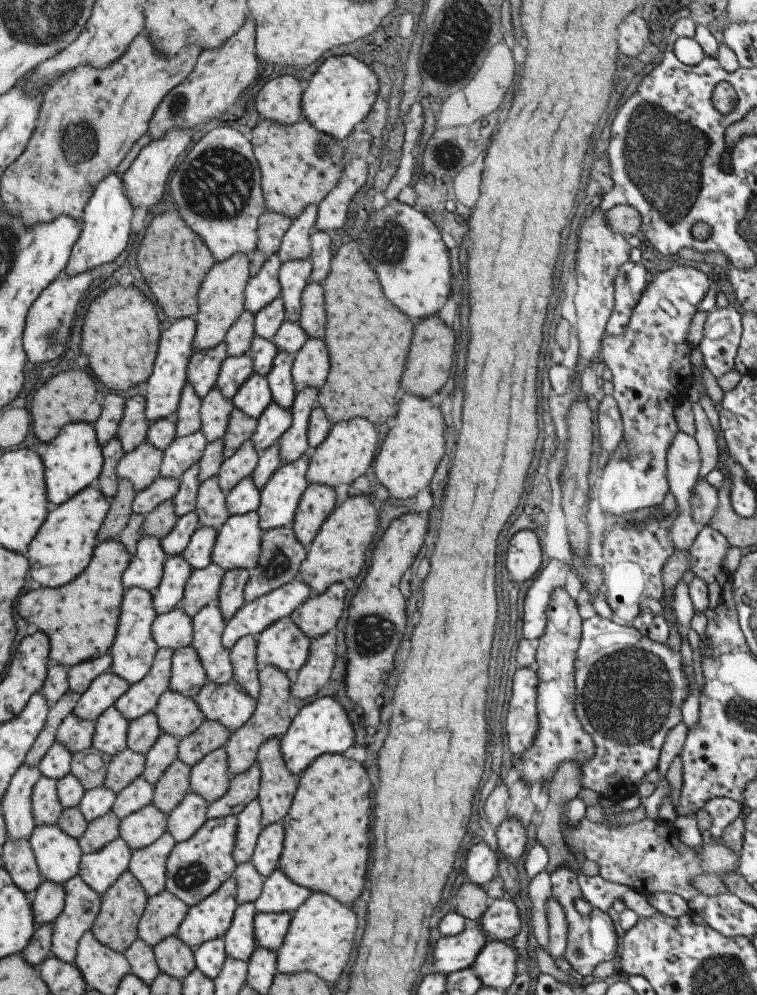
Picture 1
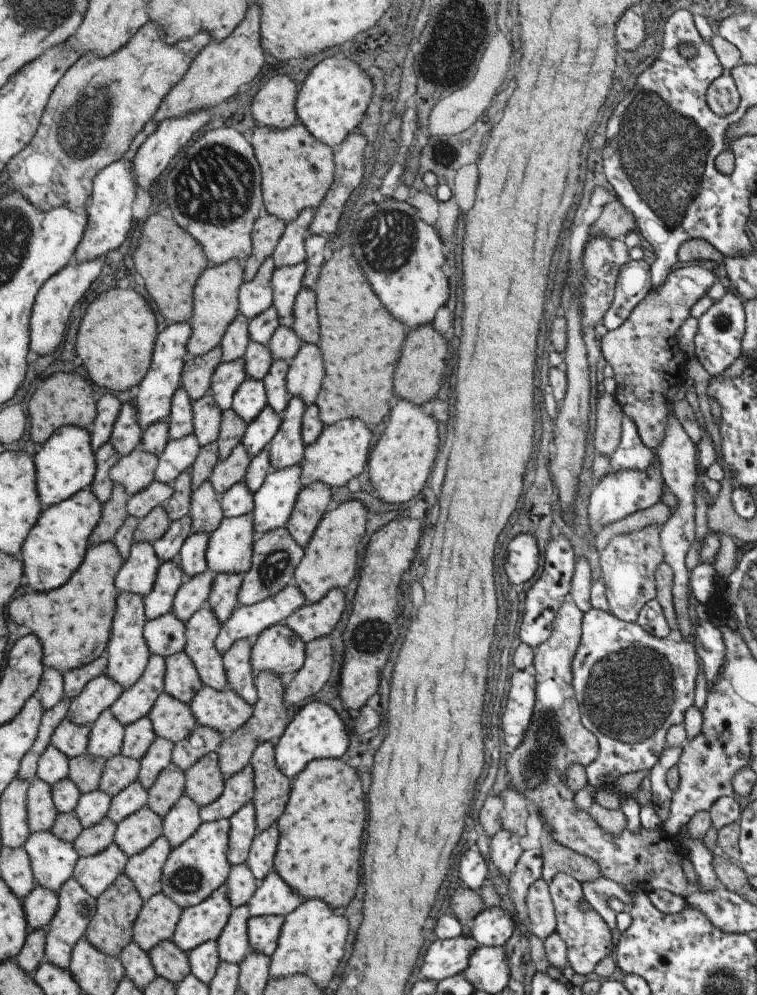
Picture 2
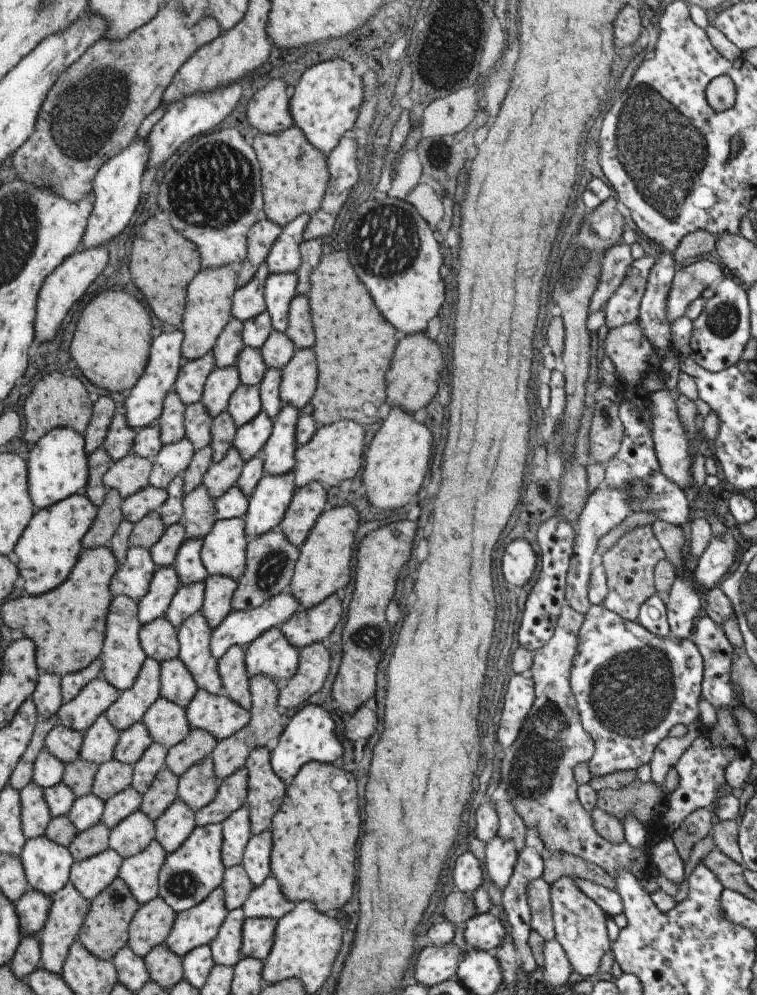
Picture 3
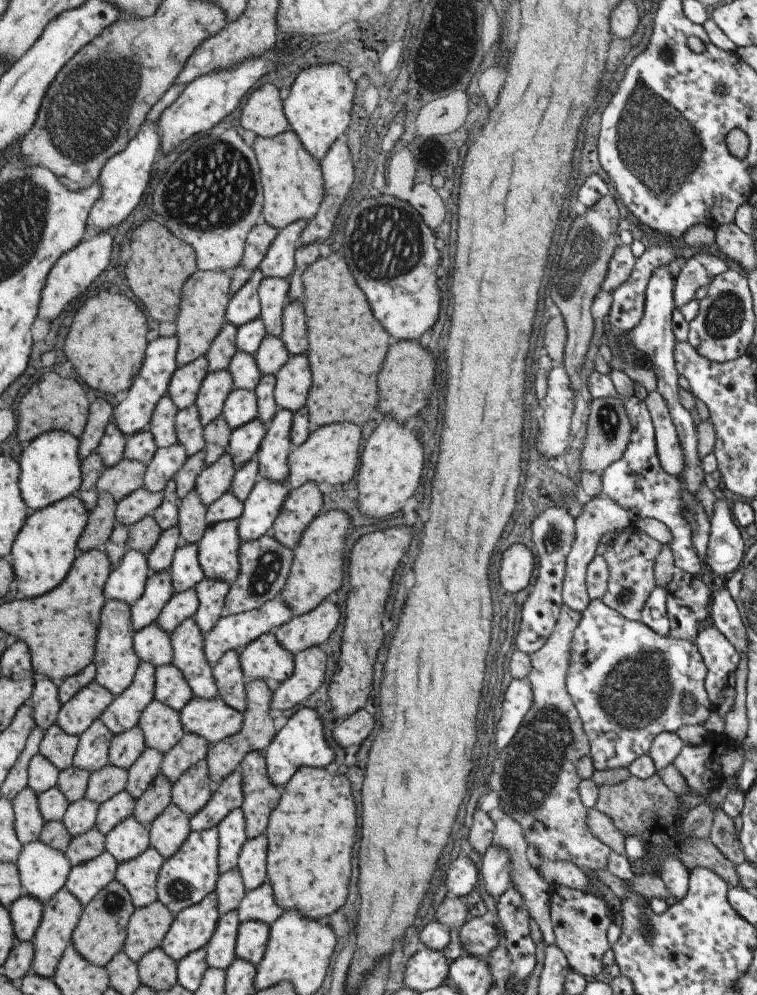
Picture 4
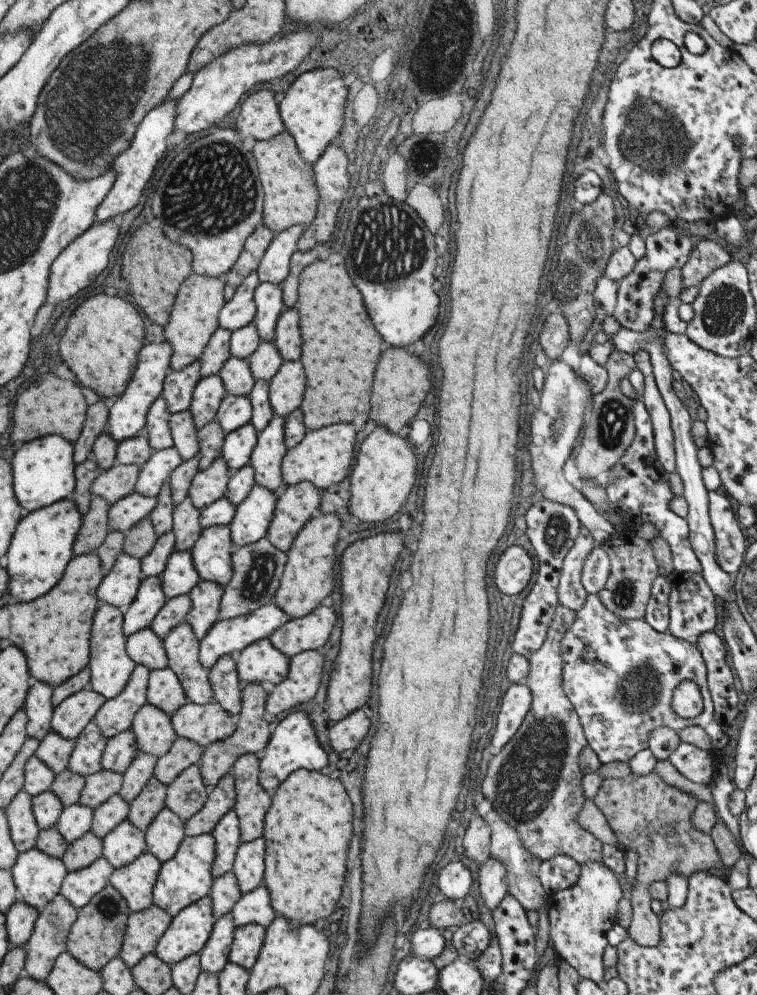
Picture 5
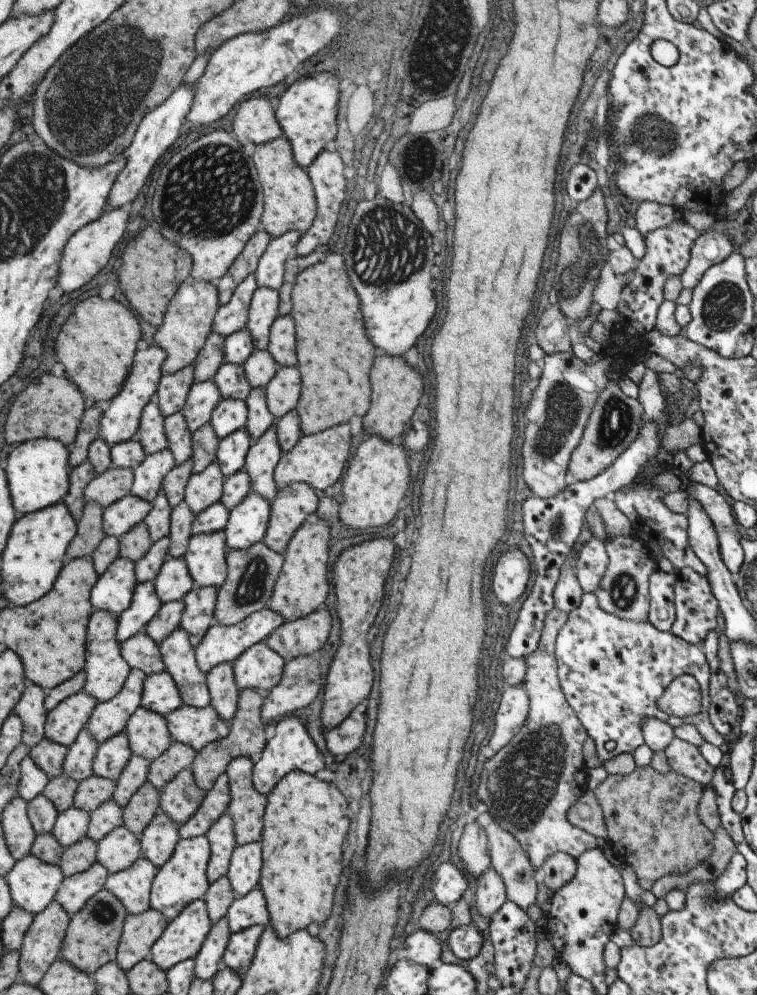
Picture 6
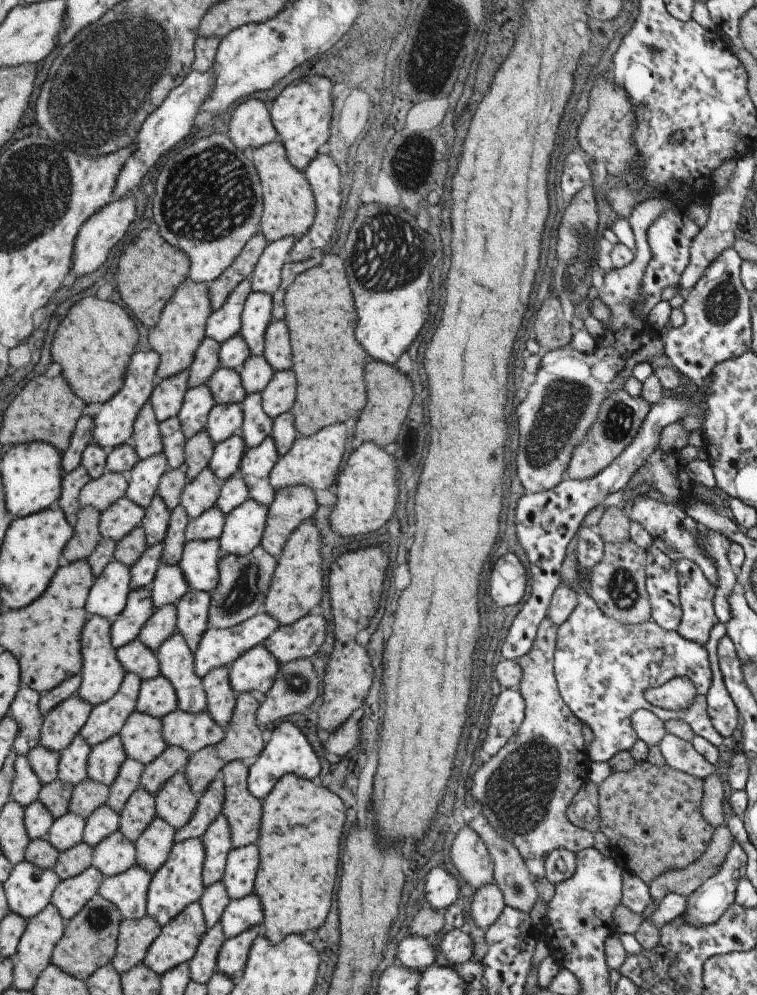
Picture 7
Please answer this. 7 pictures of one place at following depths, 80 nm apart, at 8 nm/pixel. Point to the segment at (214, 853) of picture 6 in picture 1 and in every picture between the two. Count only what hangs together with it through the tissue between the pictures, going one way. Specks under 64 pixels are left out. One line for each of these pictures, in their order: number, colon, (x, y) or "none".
1: (248, 826)
2: (242, 827)
3: (235, 829)
4: (231, 835)
5: (226, 834)

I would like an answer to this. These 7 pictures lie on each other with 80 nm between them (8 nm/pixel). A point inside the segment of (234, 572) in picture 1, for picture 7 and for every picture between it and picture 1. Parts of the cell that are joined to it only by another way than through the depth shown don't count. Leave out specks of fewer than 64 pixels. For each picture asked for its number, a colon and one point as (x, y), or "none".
2: (222, 598)
3: (217, 595)
4: (211, 592)
5: (205, 596)
6: (196, 617)
7: (191, 609)

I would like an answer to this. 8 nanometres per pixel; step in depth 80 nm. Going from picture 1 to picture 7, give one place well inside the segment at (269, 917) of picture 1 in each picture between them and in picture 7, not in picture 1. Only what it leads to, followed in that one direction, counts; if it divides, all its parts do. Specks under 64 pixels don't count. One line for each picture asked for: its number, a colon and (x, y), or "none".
2: (262, 932)
3: (257, 933)
4: (250, 942)
5: (247, 939)
6: (239, 949)
7: (232, 955)

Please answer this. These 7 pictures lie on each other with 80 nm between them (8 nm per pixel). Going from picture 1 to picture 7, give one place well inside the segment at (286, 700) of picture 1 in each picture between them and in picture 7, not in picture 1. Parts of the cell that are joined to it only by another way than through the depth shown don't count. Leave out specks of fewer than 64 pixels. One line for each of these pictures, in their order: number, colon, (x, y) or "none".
2: (269, 716)
3: (264, 726)
4: (257, 731)
5: (251, 734)
6: (246, 737)
7: (242, 739)

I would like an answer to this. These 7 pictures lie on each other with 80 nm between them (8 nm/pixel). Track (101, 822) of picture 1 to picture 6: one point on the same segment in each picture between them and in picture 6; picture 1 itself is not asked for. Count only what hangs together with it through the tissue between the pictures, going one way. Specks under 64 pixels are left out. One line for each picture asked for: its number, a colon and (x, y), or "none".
2: (95, 838)
3: (91, 841)
4: (89, 844)
5: (80, 853)
6: (76, 858)

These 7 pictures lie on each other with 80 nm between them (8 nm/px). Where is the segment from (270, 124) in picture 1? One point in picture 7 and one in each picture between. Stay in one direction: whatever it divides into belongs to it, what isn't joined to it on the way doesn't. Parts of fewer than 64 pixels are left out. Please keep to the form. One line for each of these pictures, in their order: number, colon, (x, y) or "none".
2: (296, 170)
3: (293, 175)
4: (291, 179)
5: (290, 198)
6: (288, 203)
7: (288, 208)

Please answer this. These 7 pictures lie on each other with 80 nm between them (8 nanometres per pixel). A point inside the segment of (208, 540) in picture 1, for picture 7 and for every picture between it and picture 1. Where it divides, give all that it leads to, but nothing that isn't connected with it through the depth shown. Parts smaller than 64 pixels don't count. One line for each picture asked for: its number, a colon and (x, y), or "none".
2: (190, 558)
3: (187, 563)
4: (185, 572)
5: (179, 576)
6: (172, 582)
7: (167, 586)

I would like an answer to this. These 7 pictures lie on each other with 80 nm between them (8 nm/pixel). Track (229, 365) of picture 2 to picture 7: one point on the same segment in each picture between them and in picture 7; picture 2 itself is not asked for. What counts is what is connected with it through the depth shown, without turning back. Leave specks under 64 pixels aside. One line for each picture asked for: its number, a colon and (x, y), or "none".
3: (220, 382)
4: (214, 388)
5: (207, 394)
6: (202, 397)
7: (197, 401)

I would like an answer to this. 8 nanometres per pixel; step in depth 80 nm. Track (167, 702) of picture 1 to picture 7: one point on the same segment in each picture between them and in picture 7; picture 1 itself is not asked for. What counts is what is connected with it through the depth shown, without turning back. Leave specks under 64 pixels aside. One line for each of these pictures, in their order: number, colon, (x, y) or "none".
2: (171, 719)
3: (166, 722)
4: (160, 725)
5: (151, 727)
6: (146, 732)
7: (140, 736)

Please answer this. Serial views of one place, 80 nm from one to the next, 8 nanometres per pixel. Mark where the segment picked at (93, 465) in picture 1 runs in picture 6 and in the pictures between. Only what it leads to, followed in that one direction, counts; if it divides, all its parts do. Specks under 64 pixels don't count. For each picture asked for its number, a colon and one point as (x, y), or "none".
2: (65, 464)
3: (57, 464)
4: (49, 465)
5: (43, 468)
6: (37, 470)

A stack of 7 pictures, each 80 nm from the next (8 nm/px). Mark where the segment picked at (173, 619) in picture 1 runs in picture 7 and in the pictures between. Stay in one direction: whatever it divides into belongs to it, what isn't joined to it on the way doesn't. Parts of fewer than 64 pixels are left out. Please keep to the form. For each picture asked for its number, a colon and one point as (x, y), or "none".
2: (164, 635)
3: (158, 639)
4: (151, 643)
5: (144, 647)
6: (140, 652)
7: (134, 657)

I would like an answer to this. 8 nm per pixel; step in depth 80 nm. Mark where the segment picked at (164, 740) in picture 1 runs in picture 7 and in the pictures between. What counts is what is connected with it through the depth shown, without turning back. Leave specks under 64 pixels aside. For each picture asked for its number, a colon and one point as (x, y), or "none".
2: (157, 756)
3: (146, 766)
4: (140, 774)
5: (140, 769)
6: (132, 776)
7: (126, 782)

